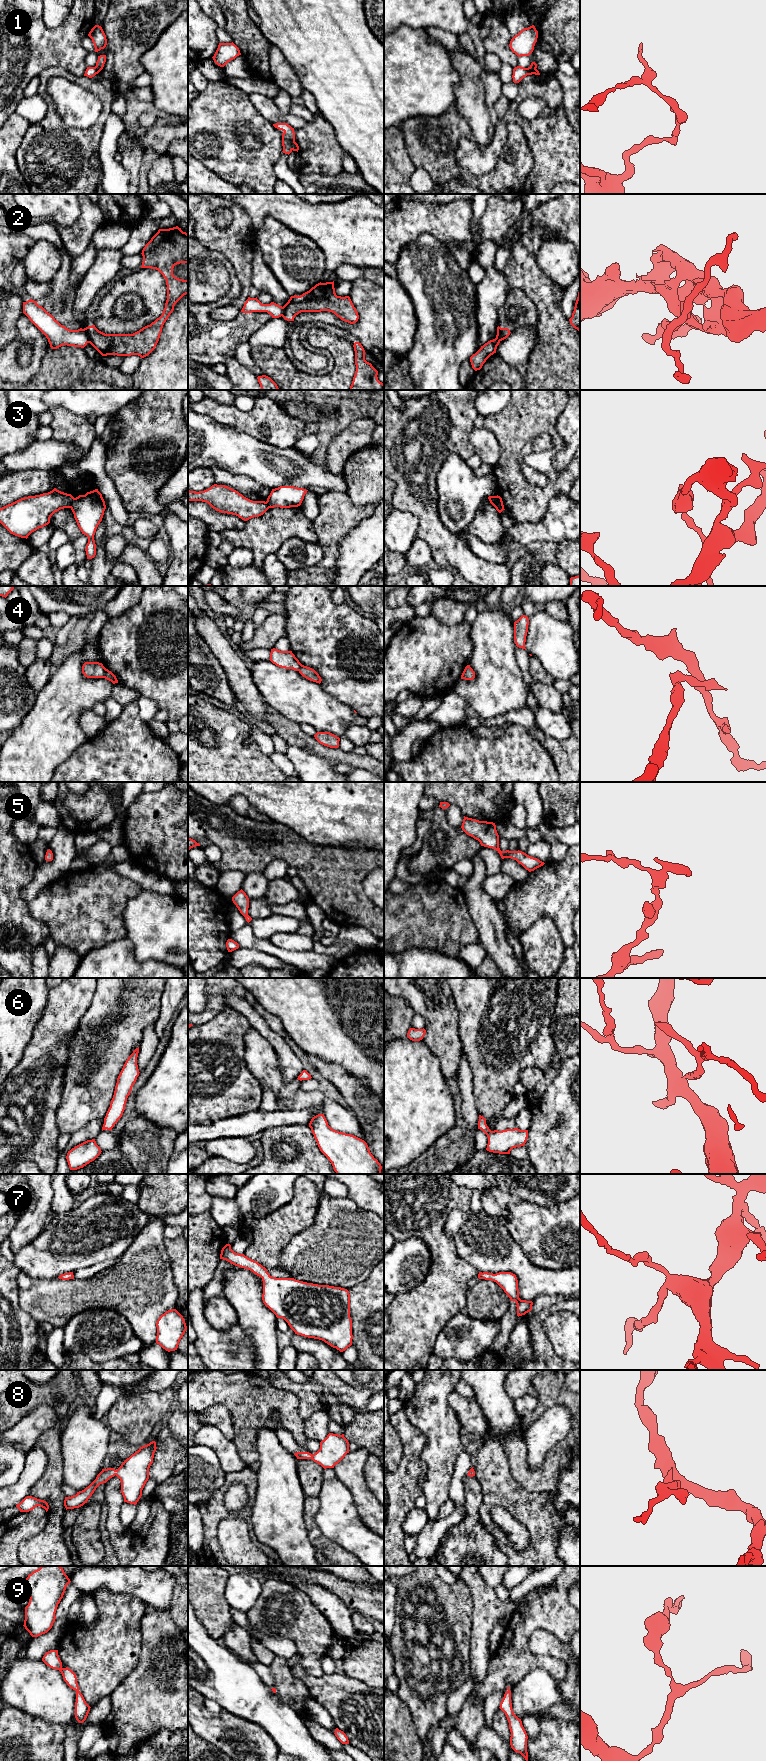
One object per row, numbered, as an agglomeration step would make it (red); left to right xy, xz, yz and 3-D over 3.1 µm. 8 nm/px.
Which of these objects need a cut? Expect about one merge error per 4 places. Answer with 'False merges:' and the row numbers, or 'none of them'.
False merges: 1, 2, 3, 4

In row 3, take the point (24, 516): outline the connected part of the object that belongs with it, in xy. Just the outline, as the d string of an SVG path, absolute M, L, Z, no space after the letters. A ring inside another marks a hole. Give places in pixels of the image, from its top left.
M54 488L48 493L21 498L11 504L0 508L0 523L13 535L28 538L28 536L39 528L50 523L51 516L64 508L71 508L73 496Z

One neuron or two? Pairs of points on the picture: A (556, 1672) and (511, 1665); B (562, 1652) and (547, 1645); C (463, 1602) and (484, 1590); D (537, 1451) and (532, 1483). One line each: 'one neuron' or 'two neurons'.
A: one neuron
B: one neuron
C: two neurons
D: two neurons

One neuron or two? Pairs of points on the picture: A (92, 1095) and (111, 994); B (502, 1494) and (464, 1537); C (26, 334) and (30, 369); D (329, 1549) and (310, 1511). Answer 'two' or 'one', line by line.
A: one
B: two
C: one
D: one

